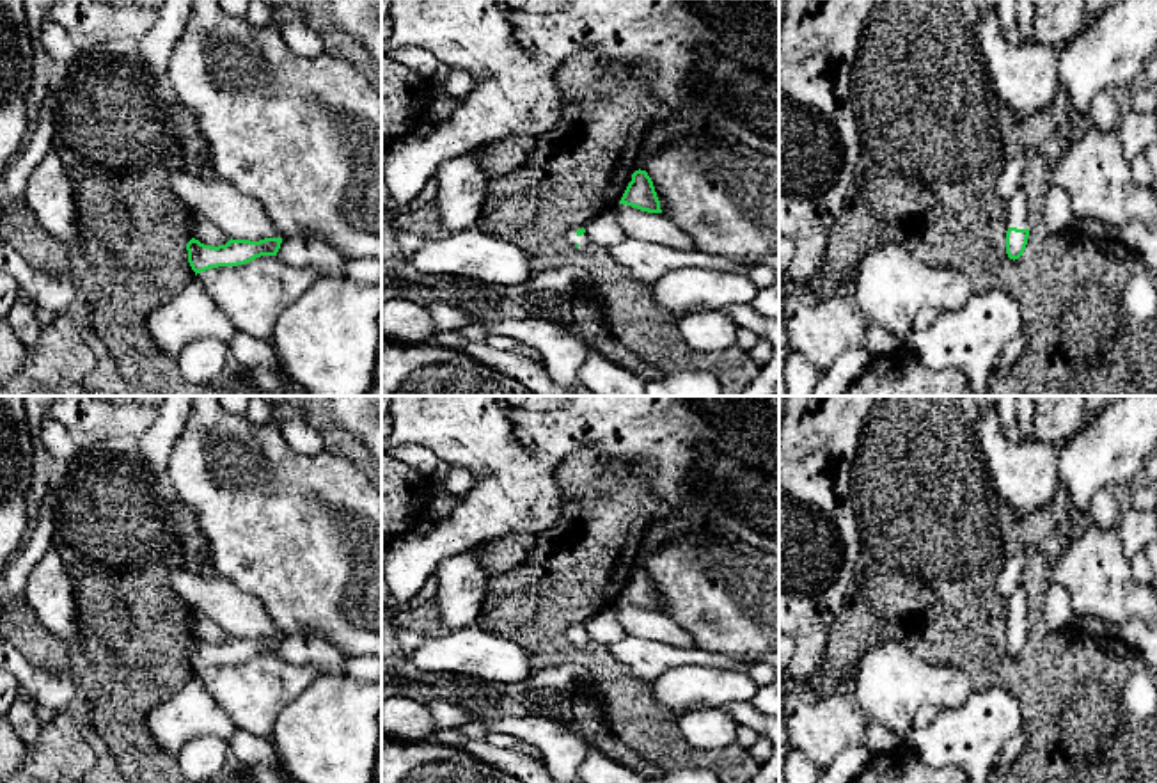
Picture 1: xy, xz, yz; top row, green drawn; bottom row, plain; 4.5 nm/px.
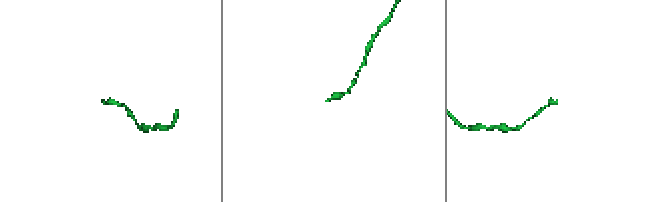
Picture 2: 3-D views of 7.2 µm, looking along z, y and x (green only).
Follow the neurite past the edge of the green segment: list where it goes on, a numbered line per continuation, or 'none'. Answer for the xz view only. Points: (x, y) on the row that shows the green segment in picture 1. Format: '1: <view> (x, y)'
1: xz (572, 237)

